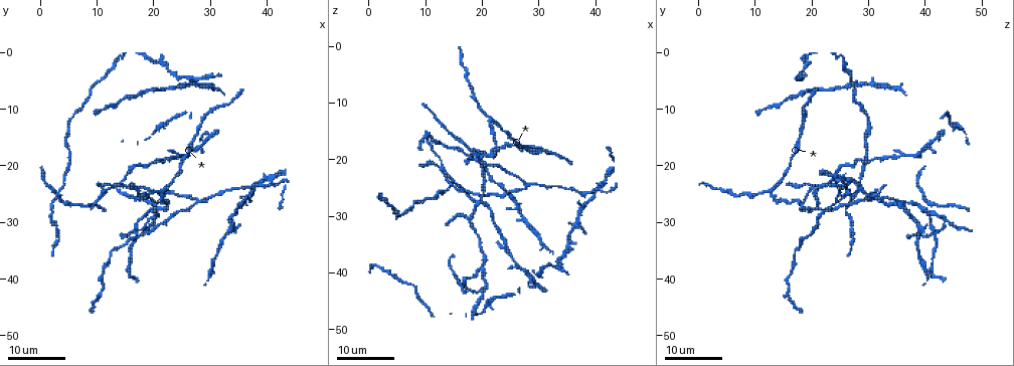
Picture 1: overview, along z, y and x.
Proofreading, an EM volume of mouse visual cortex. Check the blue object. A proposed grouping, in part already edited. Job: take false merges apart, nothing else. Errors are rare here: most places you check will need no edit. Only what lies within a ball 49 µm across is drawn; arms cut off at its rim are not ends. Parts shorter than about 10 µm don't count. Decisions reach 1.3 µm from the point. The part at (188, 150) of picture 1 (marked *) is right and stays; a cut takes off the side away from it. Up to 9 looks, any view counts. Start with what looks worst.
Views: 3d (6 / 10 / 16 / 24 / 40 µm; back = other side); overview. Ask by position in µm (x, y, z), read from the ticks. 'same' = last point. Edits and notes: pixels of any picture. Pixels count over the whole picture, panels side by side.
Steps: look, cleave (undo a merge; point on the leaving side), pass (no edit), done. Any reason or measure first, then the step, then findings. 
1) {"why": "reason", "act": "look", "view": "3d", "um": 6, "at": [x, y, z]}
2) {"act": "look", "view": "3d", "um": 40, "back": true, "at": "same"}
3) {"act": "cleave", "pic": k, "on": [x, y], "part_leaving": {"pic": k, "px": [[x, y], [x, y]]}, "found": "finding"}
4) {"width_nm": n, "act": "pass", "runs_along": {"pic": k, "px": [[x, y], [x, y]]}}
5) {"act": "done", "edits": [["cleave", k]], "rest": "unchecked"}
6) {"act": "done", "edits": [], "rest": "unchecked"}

{"act": "look", "view": "3d", "um": 16, "at": [16.5, 32.0, 42.5]}

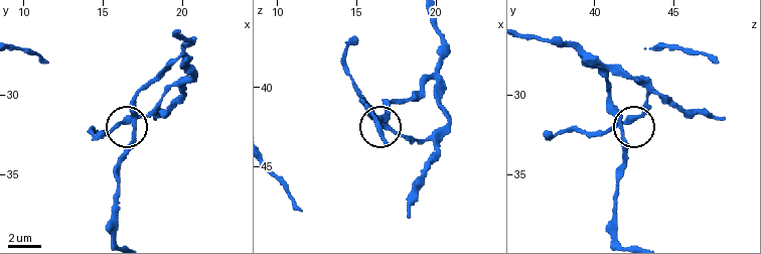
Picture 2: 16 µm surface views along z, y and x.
{"act": "look", "view": "3d", "um": 6, "at": [16.6, 31.6, 42.3]}

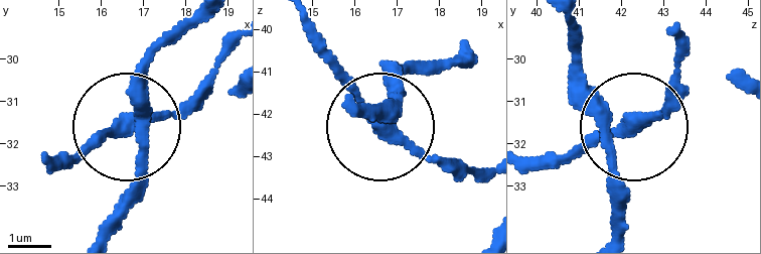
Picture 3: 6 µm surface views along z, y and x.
{"width_nm": 290, "act": "pass", "found": "one cell here"}

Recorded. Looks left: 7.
{"why": "three arms meet", "act": "look", "view": "3d", "um": 24, "at": [28.0, 26.5, 24.5]}

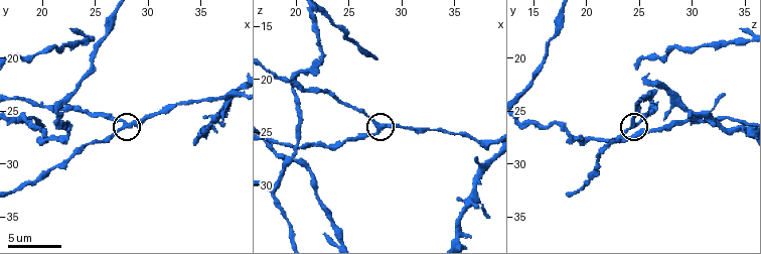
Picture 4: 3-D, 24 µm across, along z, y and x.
{"act": "look", "view": "3d", "um": 6, "at": [28.2, 26.6, 24.6]}

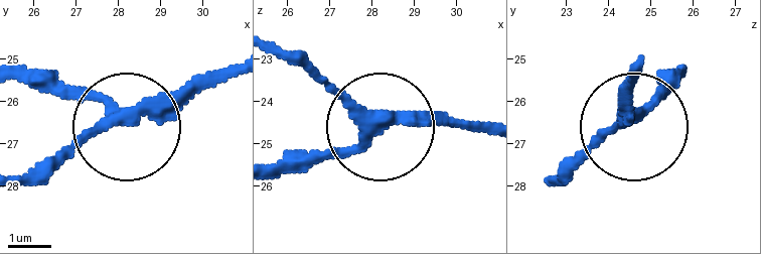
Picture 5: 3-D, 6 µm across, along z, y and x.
{"why": "from behind", "act": "look", "view": "3d", "um": 6, "back": true, "at": [27.95, 26.45, 24.30]}

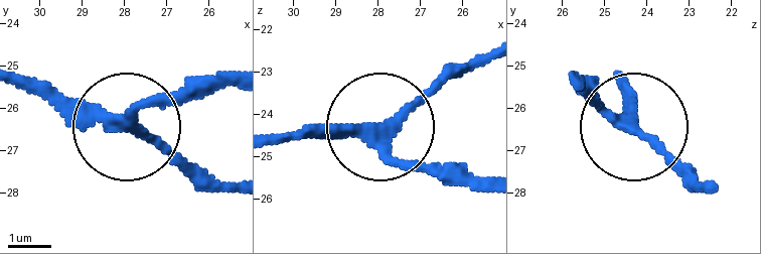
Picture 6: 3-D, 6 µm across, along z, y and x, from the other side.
{"arms": 3, "act": "pass", "runs_along": {"pic": 6, "px": [[574, 85], [642, 132], [689, 189]]}, "found": "one cell here"}

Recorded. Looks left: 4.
{"why": "two arms at a narrow angle", "act": "look", "view": "3d", "um": 24, "at": [21.0, 25.0, 13.0]}

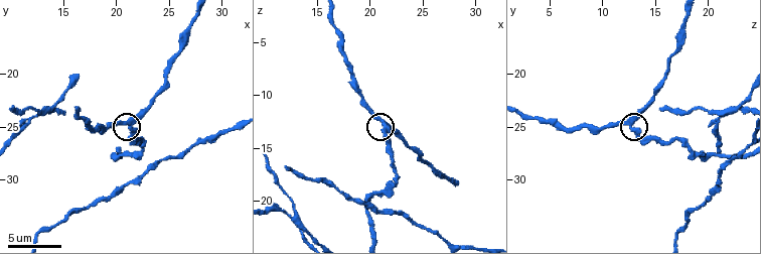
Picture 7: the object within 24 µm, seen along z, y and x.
{"act": "look", "view": "3d", "um": 10, "at": [21.2, 25.0, 12.8]}

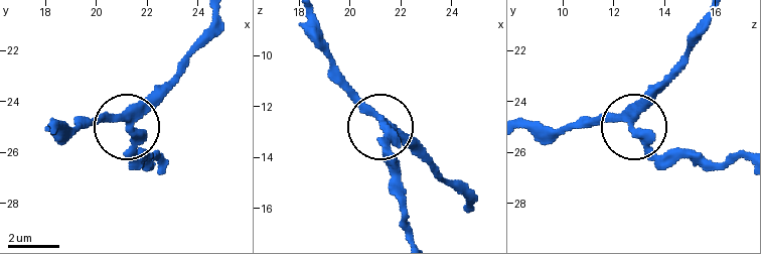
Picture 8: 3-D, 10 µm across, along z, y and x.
{"why": "zoom in", "act": "look", "view": "3d", "um": 6, "at": [21.4, 24.8, 12.7]}

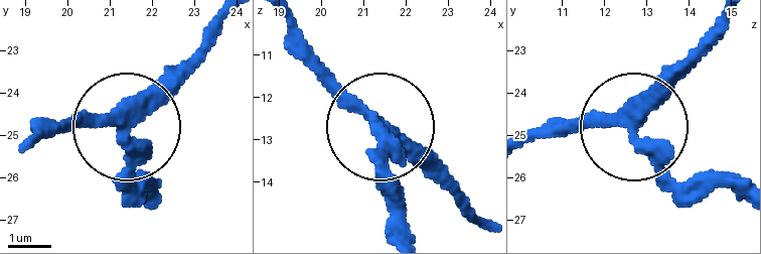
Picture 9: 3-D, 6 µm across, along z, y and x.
{"width_nm": 330, "act": "pass", "runs_along": {"pic": 9, "px": [[723, 25], [632, 119], [550, 122]]}, "found": "continuous, no second cell"}

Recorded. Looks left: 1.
{"act": "done", "edits": [], "rest": "unchecked"}

